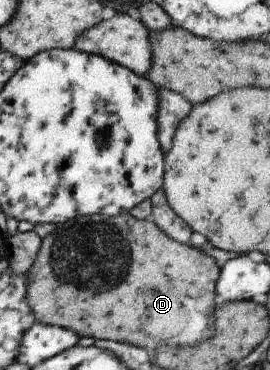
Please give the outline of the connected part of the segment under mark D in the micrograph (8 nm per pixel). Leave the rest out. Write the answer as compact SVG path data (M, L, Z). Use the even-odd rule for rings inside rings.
M124 212L113 217L104 216L103 214L77 216L65 222L63 225L58 225L49 235L41 238L39 251L37 251L33 263L25 273L28 284L26 287L28 298L27 305L29 305L33 312L35 322L71 330L73 333L76 333L79 338L93 337L94 340L113 339L113 341L128 343L132 346L137 345L137 347L153 349L157 343L165 341L167 337L173 337L173 341L175 341L175 339L181 337L181 333L187 329L187 331L189 331L189 345L195 346L201 341L211 339L214 334L214 316L212 312L215 311L216 303L213 301L213 297L215 297L213 291L215 291L215 279L217 279L217 275L219 275L219 273L217 273L217 267L215 267L215 263L213 263L211 257L199 253L197 249L193 249L193 247L189 247L189 245L181 245L181 243L177 243L174 239L169 239L169 237L165 235L165 232L159 231L150 219L138 220L131 214ZM57 283L61 285L61 301L56 303L43 303L43 299L47 301L49 294L53 293L53 289ZM123 305L125 305L127 311L129 311L127 317L123 315Z

